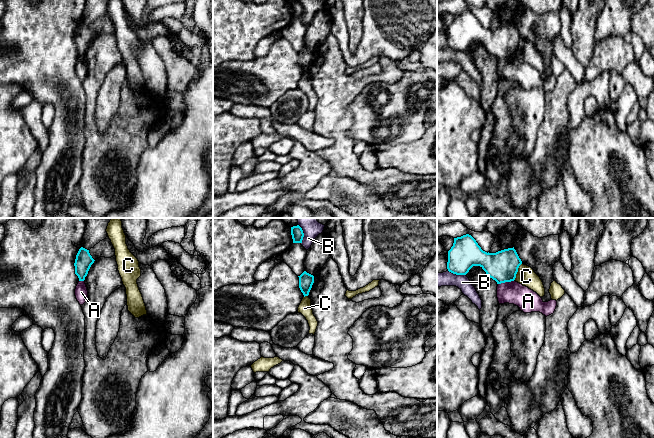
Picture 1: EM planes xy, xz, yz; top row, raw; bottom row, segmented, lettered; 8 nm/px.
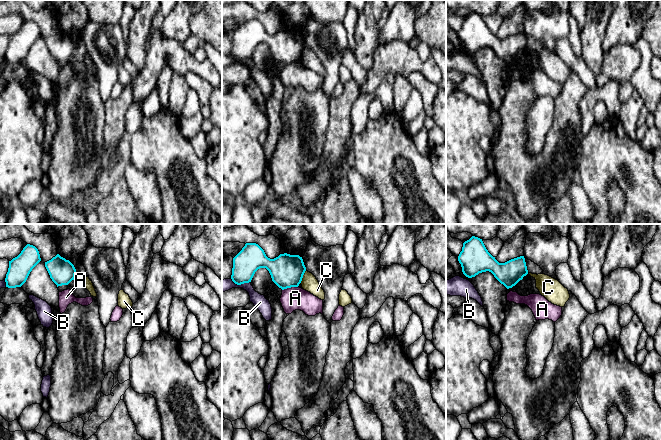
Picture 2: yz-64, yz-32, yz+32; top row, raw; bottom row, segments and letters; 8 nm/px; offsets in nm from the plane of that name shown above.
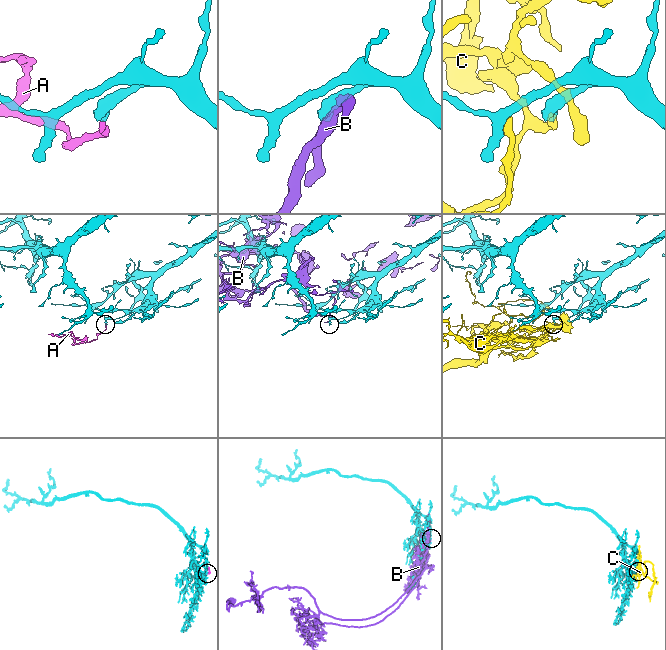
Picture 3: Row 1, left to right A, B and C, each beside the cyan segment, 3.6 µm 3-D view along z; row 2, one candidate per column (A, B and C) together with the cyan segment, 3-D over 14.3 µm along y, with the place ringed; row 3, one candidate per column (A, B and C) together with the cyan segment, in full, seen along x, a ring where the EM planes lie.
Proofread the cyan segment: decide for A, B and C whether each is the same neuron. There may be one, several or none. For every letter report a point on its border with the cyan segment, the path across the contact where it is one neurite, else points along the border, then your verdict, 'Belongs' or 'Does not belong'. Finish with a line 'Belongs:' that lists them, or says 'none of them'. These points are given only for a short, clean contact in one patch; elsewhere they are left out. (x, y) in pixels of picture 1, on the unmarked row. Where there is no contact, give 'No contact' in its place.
A: Touches cyan at yz (506, 57). Boundary: yz (514, 55), (498, 60). Does not belong
B: Touches cyan at yz (457, 50). Does not belong
C: Touches cyan at yz (517, 47). Does not belong
Belongs: none of them

